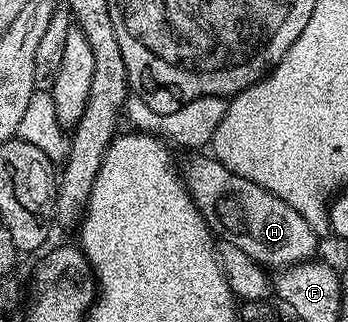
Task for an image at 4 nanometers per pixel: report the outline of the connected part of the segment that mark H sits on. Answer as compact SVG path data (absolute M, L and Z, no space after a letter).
M210 154L196 155L199 155L196 159L188 161L187 168L182 168L183 182L207 226L218 234L220 231L226 242L237 245L241 253L264 269L295 267L299 263L306 263L316 254L315 246L321 243L320 236L316 235L309 221L305 221L305 217L293 209L293 205L285 205L281 197L233 173Z

